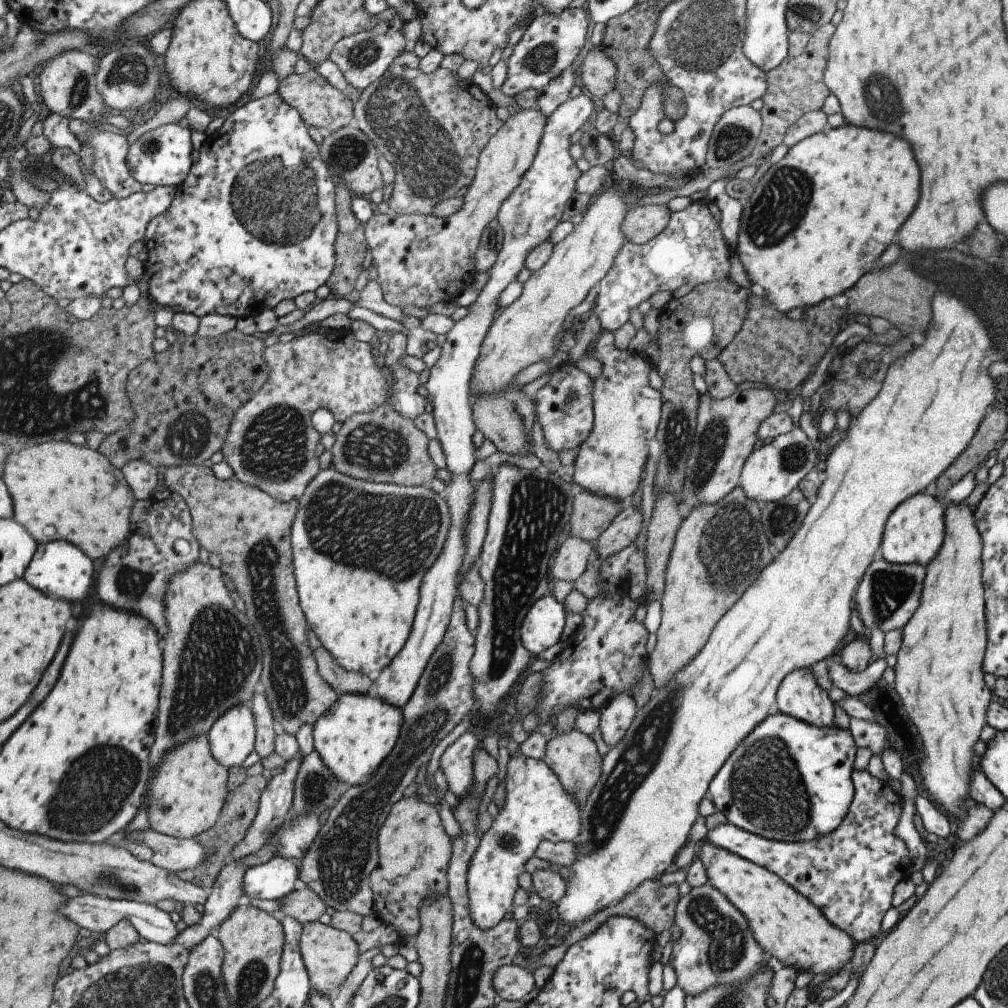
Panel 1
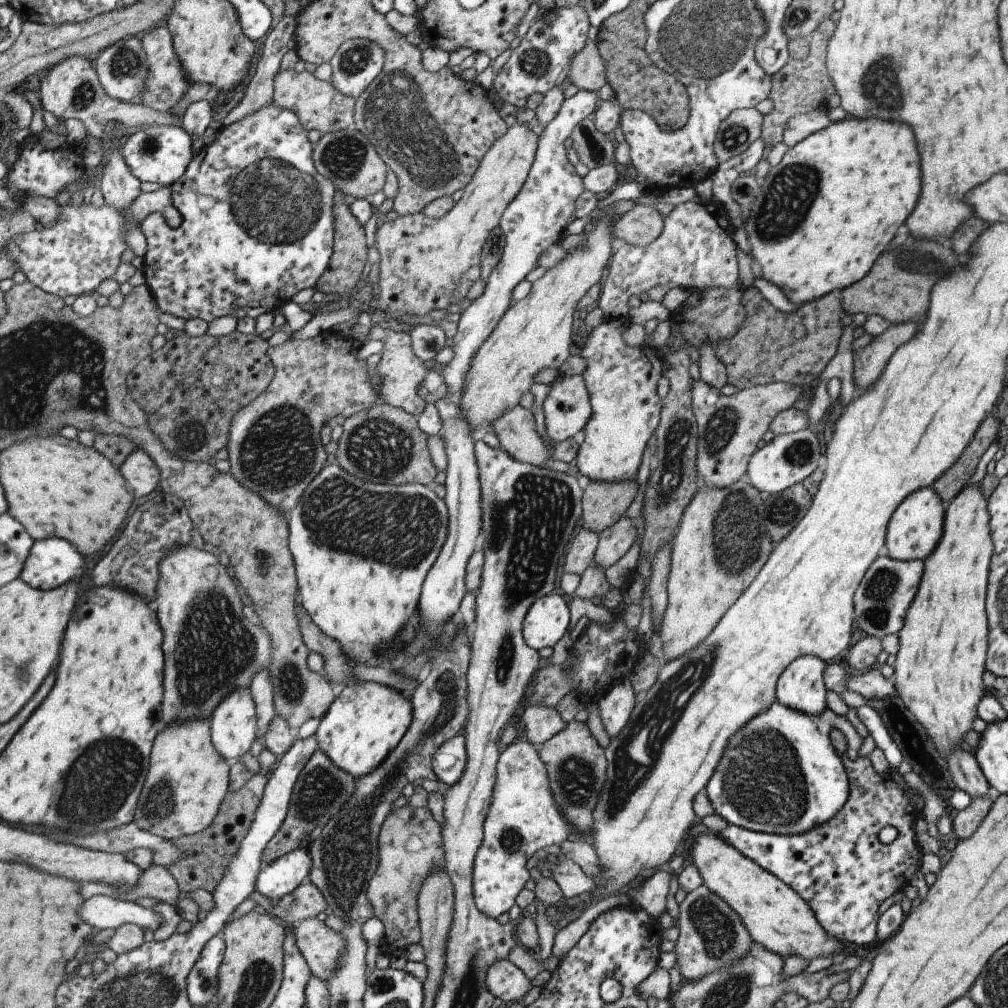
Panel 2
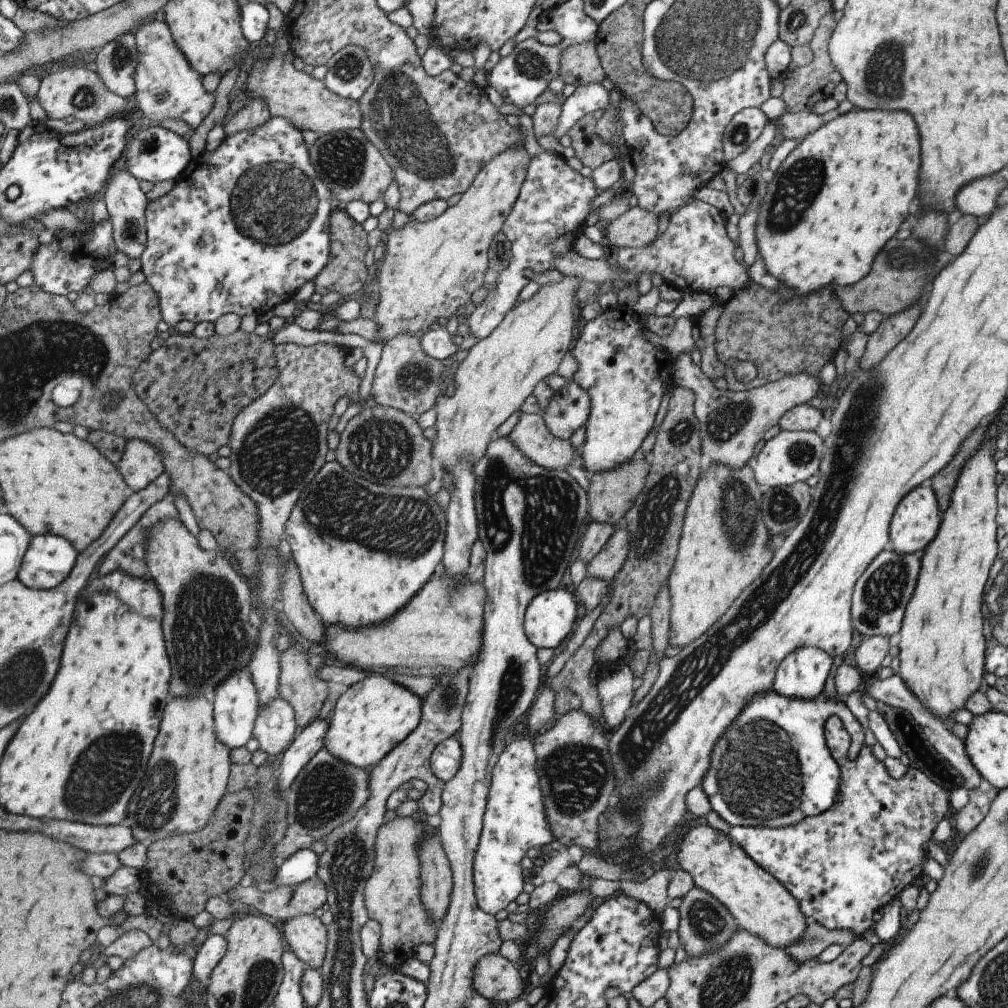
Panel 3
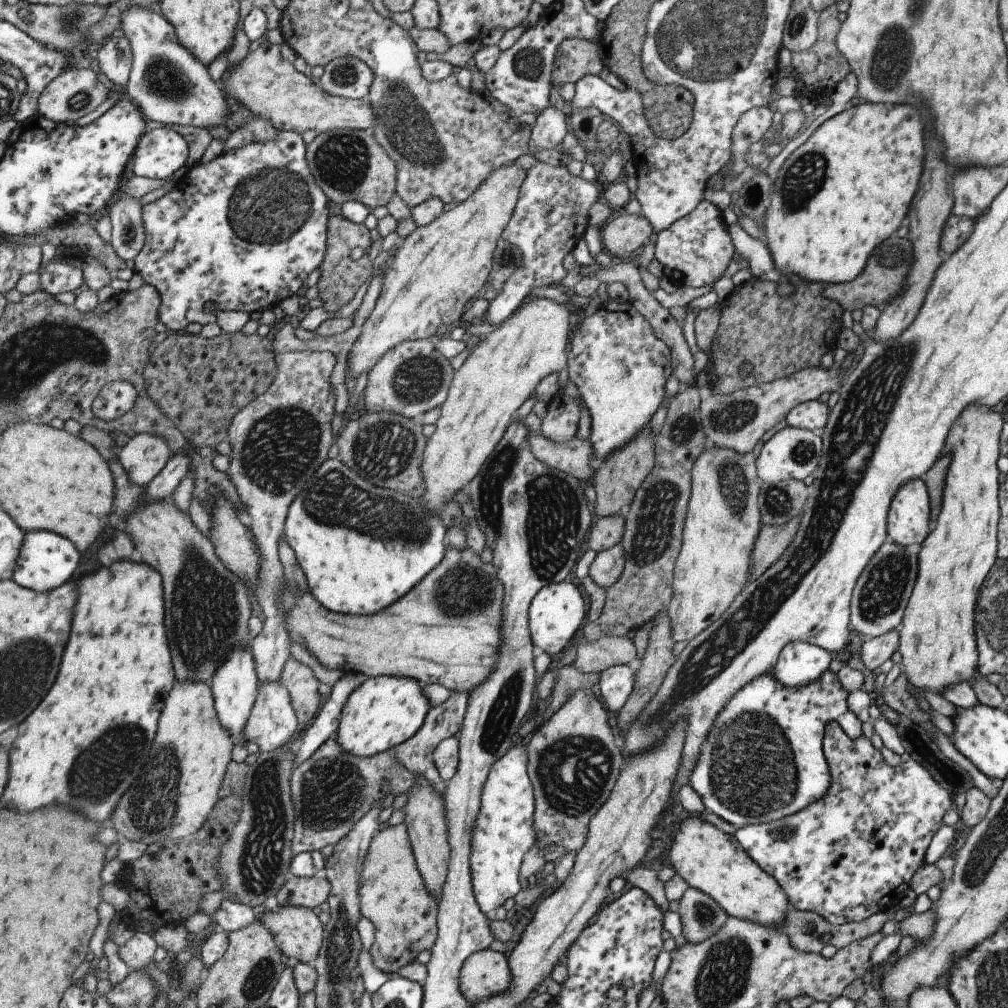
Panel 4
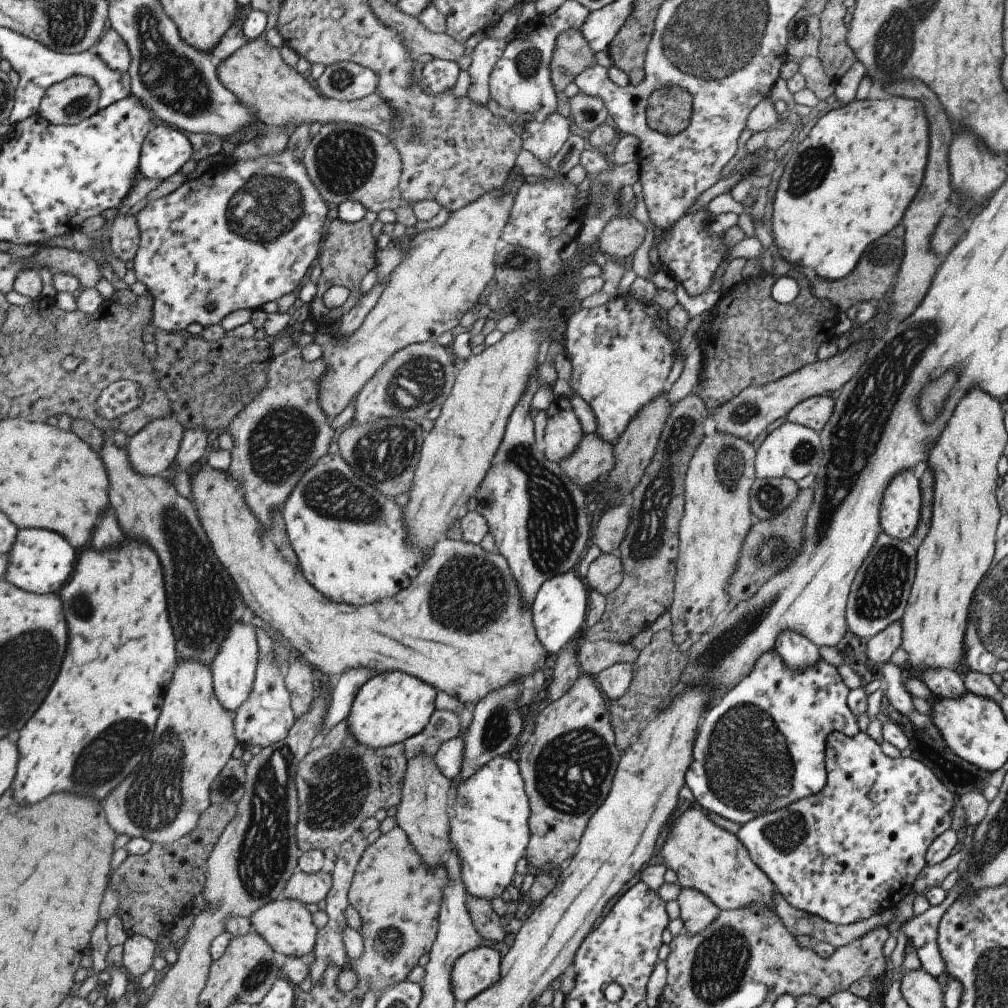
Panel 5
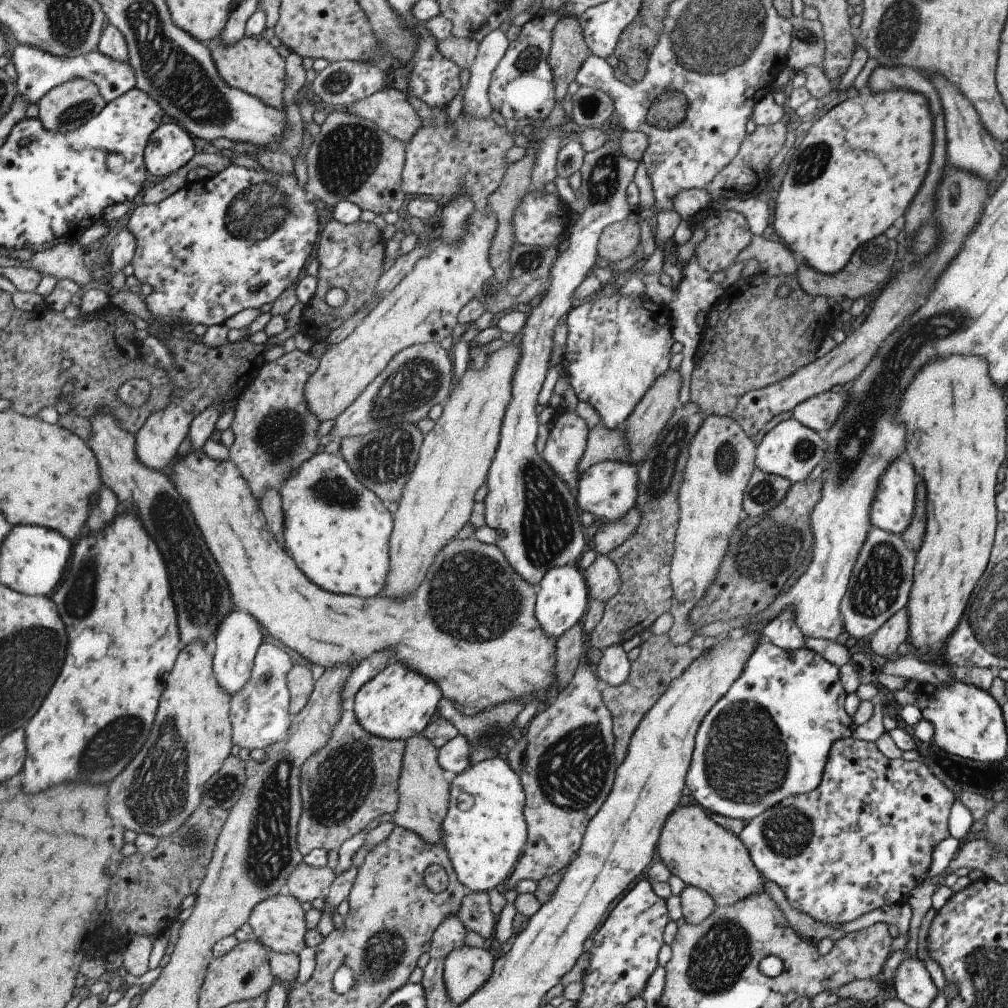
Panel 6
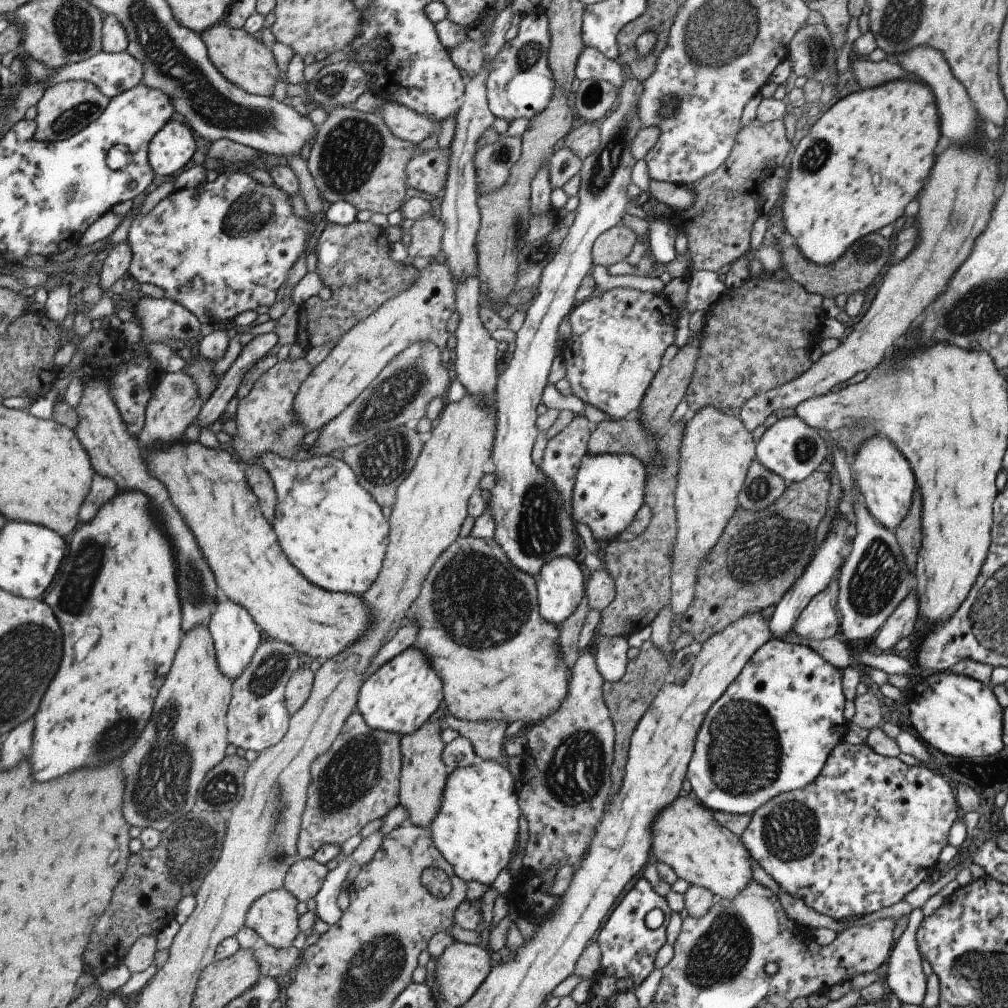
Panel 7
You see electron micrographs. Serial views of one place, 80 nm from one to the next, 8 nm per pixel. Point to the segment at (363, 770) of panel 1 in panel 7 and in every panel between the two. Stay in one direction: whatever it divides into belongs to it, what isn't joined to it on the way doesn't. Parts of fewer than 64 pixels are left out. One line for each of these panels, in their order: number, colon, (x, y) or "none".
2: (366, 720)
3: (371, 717)
4: (382, 712)
5: (391, 706)
6: (396, 703)
7: (398, 697)

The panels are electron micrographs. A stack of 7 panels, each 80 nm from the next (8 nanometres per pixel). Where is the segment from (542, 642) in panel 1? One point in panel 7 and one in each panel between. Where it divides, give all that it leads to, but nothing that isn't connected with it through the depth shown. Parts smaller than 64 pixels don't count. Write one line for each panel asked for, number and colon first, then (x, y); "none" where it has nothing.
2: (546, 621)
3: (549, 617)
4: (557, 612)
5: (558, 610)
6: (561, 596)
7: (560, 582)

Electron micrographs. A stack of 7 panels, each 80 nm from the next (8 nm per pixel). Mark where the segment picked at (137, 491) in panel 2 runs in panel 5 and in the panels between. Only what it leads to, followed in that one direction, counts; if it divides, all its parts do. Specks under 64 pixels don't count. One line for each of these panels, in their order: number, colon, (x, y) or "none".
3: (140, 464)
4: (142, 457)
5: (150, 451)

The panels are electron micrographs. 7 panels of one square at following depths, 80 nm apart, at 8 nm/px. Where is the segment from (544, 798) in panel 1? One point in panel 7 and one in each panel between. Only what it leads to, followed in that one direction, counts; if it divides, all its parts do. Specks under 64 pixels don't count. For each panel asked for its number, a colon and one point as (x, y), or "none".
2: (522, 818)
3: (513, 825)
4: (504, 831)
5: (489, 832)
6: (483, 832)
7: (475, 829)

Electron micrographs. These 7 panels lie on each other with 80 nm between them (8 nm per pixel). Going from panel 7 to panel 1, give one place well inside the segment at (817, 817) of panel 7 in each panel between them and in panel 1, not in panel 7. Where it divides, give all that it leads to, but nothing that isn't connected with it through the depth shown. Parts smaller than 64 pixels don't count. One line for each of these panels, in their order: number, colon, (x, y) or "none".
1: (849, 875)
2: (843, 873)
3: (842, 866)
4: (853, 854)
5: (852, 850)
6: (863, 837)

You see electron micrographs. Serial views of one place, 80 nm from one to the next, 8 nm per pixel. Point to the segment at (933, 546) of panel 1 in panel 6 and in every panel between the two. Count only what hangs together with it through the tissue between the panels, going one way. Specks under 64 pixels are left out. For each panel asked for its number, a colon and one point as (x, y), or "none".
2: (913, 529)
3: (913, 524)
4: (908, 516)
5: (899, 511)
6: (890, 510)

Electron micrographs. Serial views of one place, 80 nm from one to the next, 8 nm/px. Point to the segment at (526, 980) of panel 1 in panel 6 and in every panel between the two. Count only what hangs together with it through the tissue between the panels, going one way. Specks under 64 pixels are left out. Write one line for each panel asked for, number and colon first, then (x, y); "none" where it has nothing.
2: (503, 980)
3: (495, 978)
4: (485, 973)
5: (478, 968)
6: (465, 969)

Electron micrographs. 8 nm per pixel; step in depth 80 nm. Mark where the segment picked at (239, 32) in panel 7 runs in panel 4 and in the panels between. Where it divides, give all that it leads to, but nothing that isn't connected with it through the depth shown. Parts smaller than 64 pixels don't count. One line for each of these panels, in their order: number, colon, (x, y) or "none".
4: (266, 85)
5: (255, 74)
6: (250, 64)

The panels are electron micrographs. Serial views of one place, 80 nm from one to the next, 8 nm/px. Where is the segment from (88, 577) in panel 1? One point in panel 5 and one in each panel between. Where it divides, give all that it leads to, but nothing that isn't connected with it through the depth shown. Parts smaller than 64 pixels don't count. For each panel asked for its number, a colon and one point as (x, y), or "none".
2: (53, 562)
3: (48, 562)
4: (47, 560)
5: (40, 561)

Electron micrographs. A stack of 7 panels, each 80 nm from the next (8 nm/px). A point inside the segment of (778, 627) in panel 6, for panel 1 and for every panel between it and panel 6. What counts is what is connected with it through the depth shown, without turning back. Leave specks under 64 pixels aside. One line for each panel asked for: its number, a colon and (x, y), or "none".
1: (798, 696)
2: (800, 687)
3: (802, 674)
4: (800, 663)
5: (797, 653)

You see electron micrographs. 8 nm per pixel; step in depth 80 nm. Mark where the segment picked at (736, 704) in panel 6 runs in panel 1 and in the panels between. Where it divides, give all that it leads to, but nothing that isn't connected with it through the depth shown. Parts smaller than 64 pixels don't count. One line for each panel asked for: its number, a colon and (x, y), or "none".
1: (790, 781)
2: (780, 774)
3: (771, 768)
4: (762, 760)
5: (761, 747)

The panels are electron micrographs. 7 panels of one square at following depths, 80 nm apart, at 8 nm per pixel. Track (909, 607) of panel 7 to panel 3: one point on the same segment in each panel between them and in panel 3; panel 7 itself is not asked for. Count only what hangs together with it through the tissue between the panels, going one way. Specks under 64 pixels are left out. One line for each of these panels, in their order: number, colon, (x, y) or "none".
3: (868, 655)
4: (874, 652)
5: (879, 648)
6: (891, 633)

